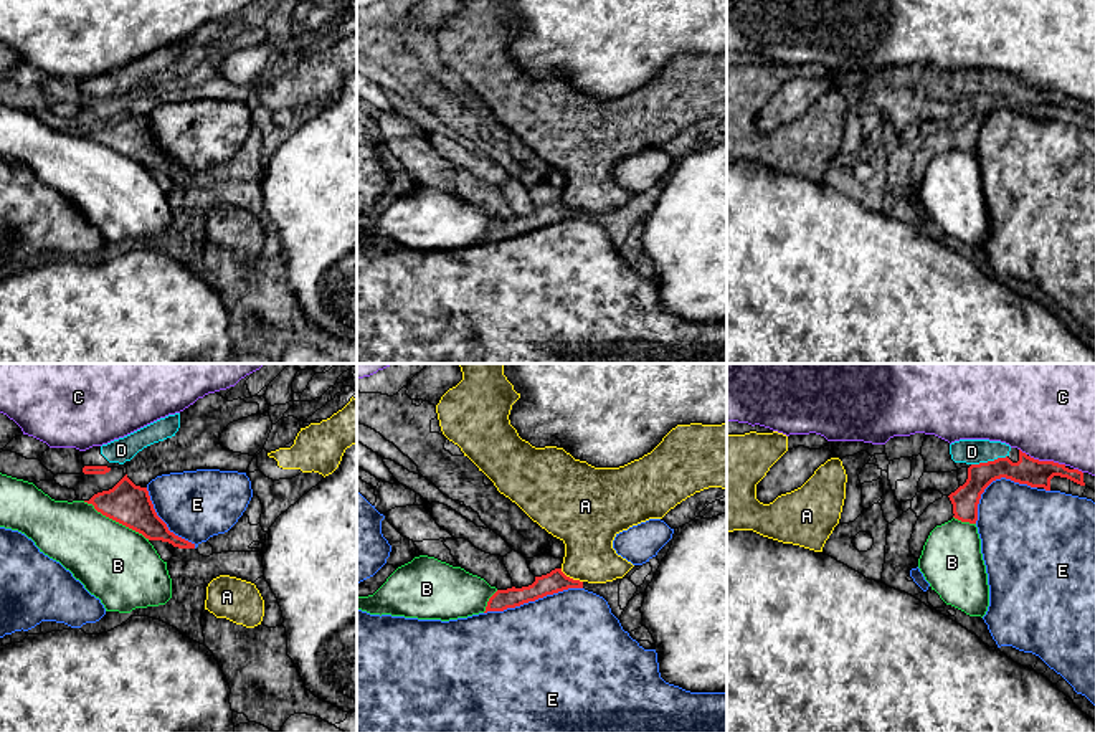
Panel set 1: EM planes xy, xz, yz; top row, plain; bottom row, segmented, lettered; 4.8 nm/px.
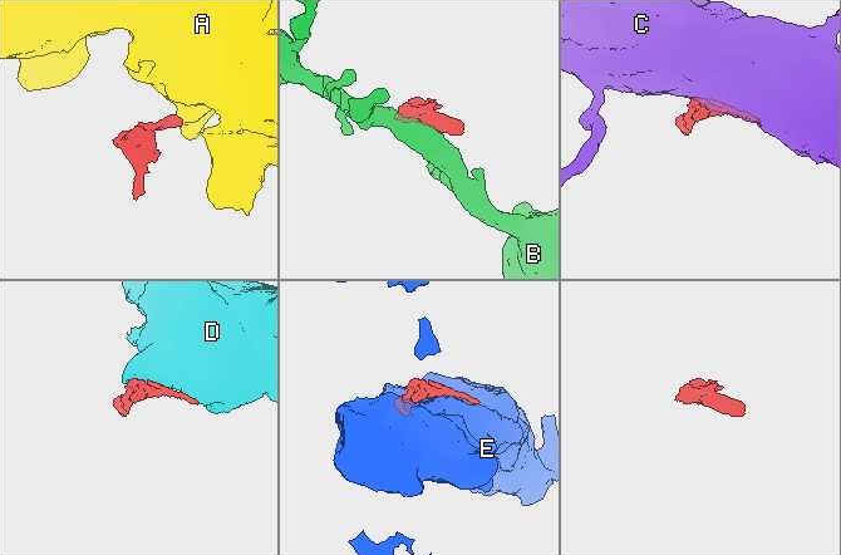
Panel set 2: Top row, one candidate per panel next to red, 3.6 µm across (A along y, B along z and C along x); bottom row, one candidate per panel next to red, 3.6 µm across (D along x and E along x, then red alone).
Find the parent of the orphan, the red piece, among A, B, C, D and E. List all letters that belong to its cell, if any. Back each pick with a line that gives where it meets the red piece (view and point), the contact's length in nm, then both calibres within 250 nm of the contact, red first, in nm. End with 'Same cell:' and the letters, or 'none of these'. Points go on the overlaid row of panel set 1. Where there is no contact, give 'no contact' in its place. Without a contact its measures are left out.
D: yz (988, 461) | 180 nm | 140/130 nm
Same cell: D

